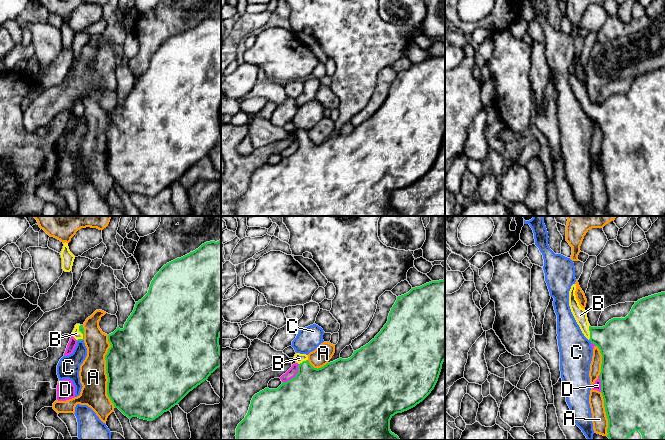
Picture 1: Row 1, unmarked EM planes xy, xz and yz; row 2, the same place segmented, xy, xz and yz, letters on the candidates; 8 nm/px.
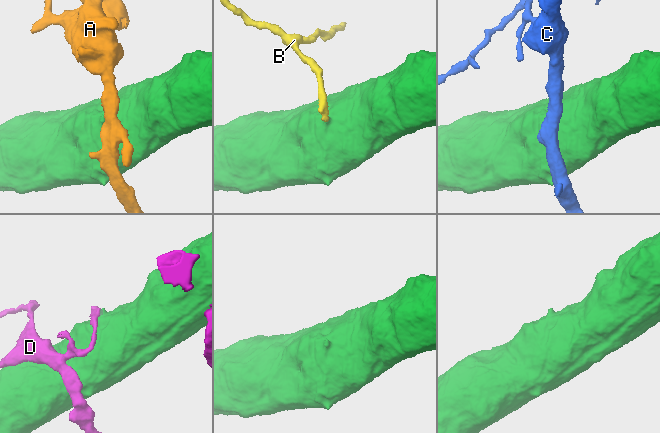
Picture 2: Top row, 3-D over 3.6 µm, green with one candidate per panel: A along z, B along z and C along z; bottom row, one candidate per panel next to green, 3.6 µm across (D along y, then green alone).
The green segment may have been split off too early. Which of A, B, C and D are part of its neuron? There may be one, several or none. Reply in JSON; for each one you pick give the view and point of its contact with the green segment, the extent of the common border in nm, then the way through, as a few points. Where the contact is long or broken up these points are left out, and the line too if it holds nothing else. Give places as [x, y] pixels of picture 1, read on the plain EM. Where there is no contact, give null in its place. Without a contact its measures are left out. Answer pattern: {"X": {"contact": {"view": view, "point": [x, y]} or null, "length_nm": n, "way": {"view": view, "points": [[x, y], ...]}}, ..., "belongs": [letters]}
{"B": {"contact": {"view": "yz", "point": [590, 108]}, "length_nm": 120, "way": {"view": "yz", "points": [[620, 116], [604, 114], [590, 108], [585, 103], [580, 91]]}}, "belongs": ["B"]}

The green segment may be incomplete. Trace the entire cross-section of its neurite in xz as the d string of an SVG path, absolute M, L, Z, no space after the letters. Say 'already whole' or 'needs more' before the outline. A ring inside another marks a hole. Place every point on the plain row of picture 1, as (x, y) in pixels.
needs more | M445 55L431 57L398 72L391 84L388 97L381 107L368 120L354 127L350 134L339 134L318 145L309 139L306 130L296 129L294 135L299 140L298 149L294 154L282 158L277 165L267 163L253 172L247 191L236 204L236 216L400 216L390 206L391 194L397 189L415 183L431 169L438 157L442 140L445 137Z

